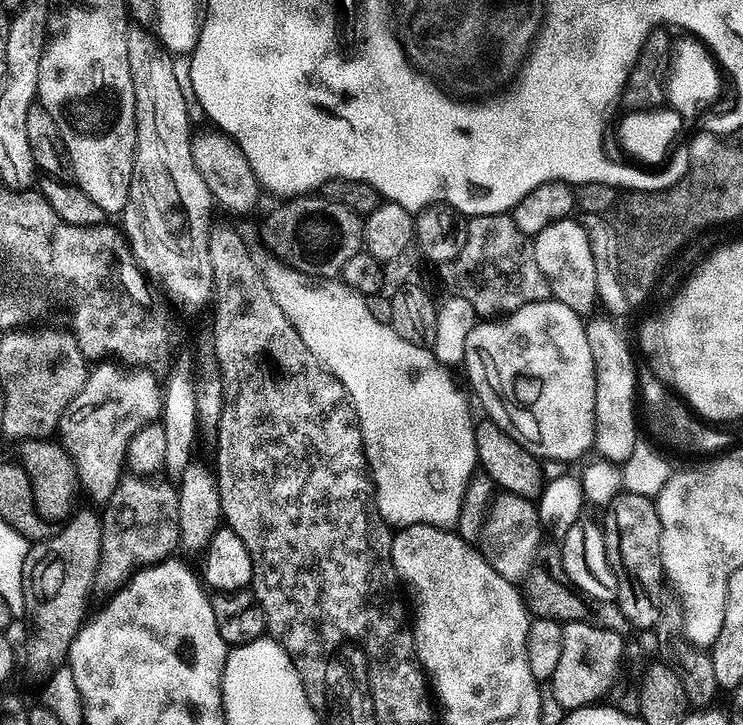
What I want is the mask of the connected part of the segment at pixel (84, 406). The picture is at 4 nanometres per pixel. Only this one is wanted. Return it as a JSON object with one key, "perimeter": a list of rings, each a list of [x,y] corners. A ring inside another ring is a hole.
{"perimeter":[[[110,362],[99,363],[89,371],[87,382],[60,419],[58,443],[72,462],[79,491],[97,500],[100,506],[107,505],[120,485],[130,438],[138,434],[143,424],[161,419],[162,384],[148,372],[151,371],[125,370]]]}

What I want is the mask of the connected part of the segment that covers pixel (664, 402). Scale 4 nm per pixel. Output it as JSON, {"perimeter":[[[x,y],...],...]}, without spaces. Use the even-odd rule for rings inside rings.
{"perimeter":[[[642,364],[637,367],[637,381],[643,425],[645,422],[647,430],[658,441],[674,450],[686,454],[702,454],[701,456],[714,456],[727,449],[725,432],[714,429],[717,427],[696,416],[682,399],[661,383],[647,365]]]}

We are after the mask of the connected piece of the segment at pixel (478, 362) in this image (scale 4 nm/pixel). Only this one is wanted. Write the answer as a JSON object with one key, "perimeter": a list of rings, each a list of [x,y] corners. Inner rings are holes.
{"perimeter":[[[554,299],[539,300],[523,304],[518,310],[509,312],[499,318],[488,318],[483,322],[477,322],[474,330],[470,330],[470,338],[466,338],[466,350],[464,351],[463,371],[468,371],[468,380],[484,407],[483,415],[493,420],[504,433],[514,442],[518,442],[531,456],[541,461],[547,460],[576,460],[584,451],[591,449],[596,442],[596,411],[594,410],[594,398],[596,397],[596,371],[594,370],[594,358],[590,354],[590,342],[585,321],[570,306],[562,306],[562,302]]]}

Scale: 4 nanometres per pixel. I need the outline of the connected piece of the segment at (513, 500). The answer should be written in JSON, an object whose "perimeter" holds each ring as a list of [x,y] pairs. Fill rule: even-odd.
{"perimeter":[[[503,491],[493,497],[480,530],[478,547],[490,566],[513,582],[523,579],[535,563],[542,525],[533,501]]]}

